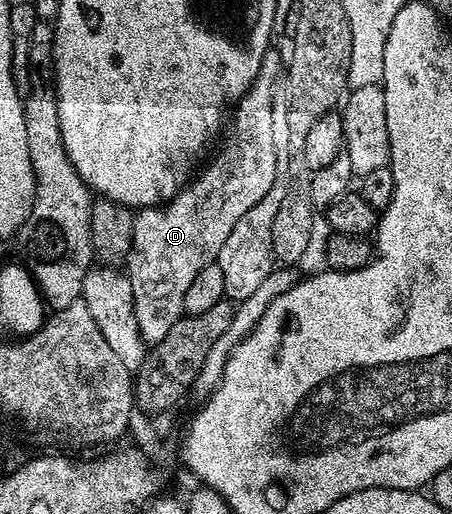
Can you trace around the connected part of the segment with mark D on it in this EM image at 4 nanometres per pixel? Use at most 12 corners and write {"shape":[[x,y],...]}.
{"shape":[[266,51],[217,157],[134,215],[127,275],[146,345],[271,190],[283,56]]}

